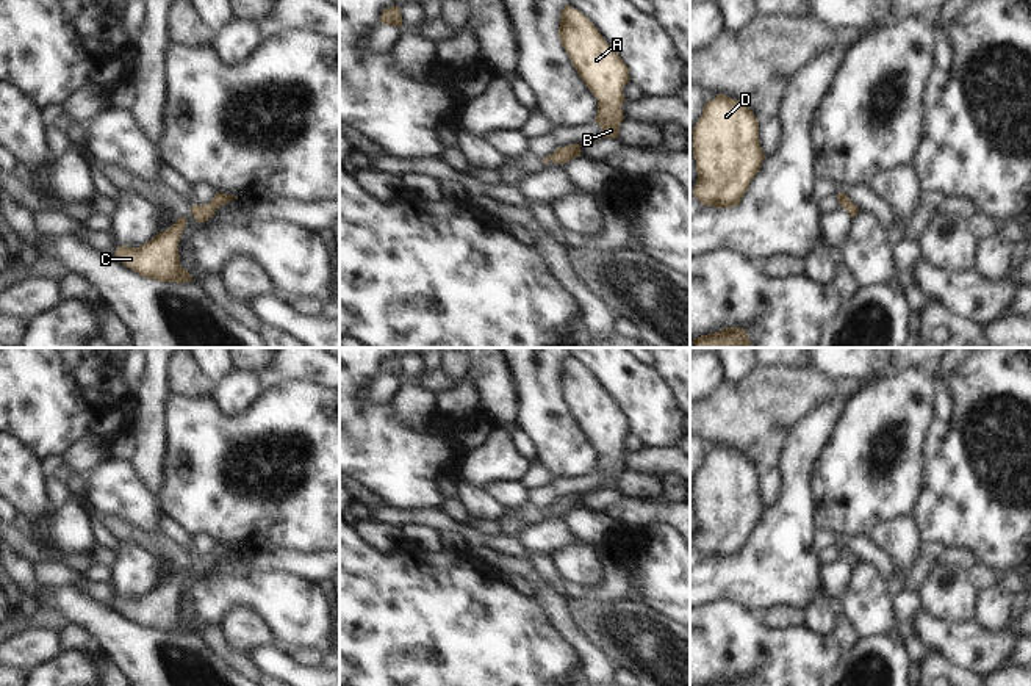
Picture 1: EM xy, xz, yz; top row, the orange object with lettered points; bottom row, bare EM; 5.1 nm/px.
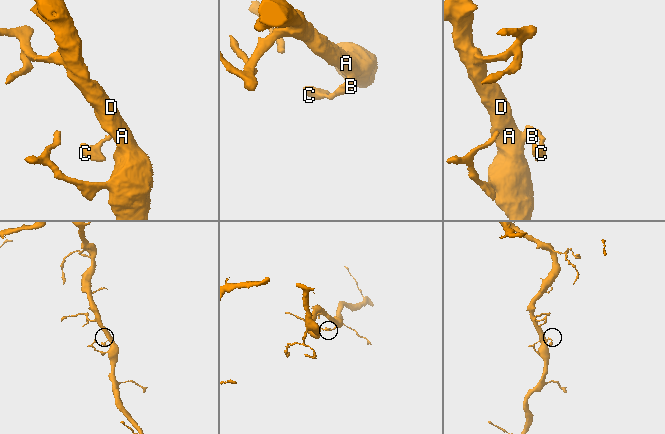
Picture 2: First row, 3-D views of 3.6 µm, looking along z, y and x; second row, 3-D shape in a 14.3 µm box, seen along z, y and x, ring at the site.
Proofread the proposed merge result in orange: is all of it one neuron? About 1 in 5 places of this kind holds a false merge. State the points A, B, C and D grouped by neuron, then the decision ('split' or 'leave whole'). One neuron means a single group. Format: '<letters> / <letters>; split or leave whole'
A B C D; leave whole

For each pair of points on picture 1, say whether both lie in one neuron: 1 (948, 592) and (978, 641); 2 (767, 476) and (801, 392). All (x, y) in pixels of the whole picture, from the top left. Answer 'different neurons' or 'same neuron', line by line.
1: different neurons
2: different neurons

